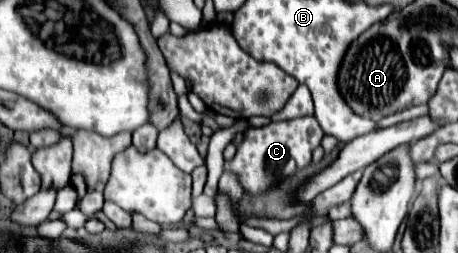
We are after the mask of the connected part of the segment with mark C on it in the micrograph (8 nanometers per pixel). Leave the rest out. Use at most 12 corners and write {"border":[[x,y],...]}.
{"border":[[314,115],[250,127],[224,167],[256,195],[306,167]]}

